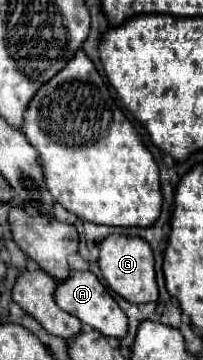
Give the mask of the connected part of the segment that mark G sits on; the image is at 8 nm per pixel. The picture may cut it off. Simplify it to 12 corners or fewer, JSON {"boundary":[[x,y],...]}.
{"boundary":[[141,237],[99,241],[107,285],[131,303],[157,301],[153,251]]}

